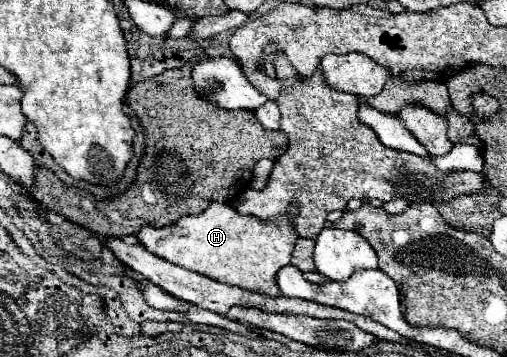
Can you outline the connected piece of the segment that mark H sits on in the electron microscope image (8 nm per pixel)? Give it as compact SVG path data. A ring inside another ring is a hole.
M212 201L204 213L182 217L172 225L142 227L136 237L144 249L174 265L266 297L280 295L276 273L290 263L290 253L298 239L290 223L284 219L264 221L254 215L240 215L230 205L218 201Z

